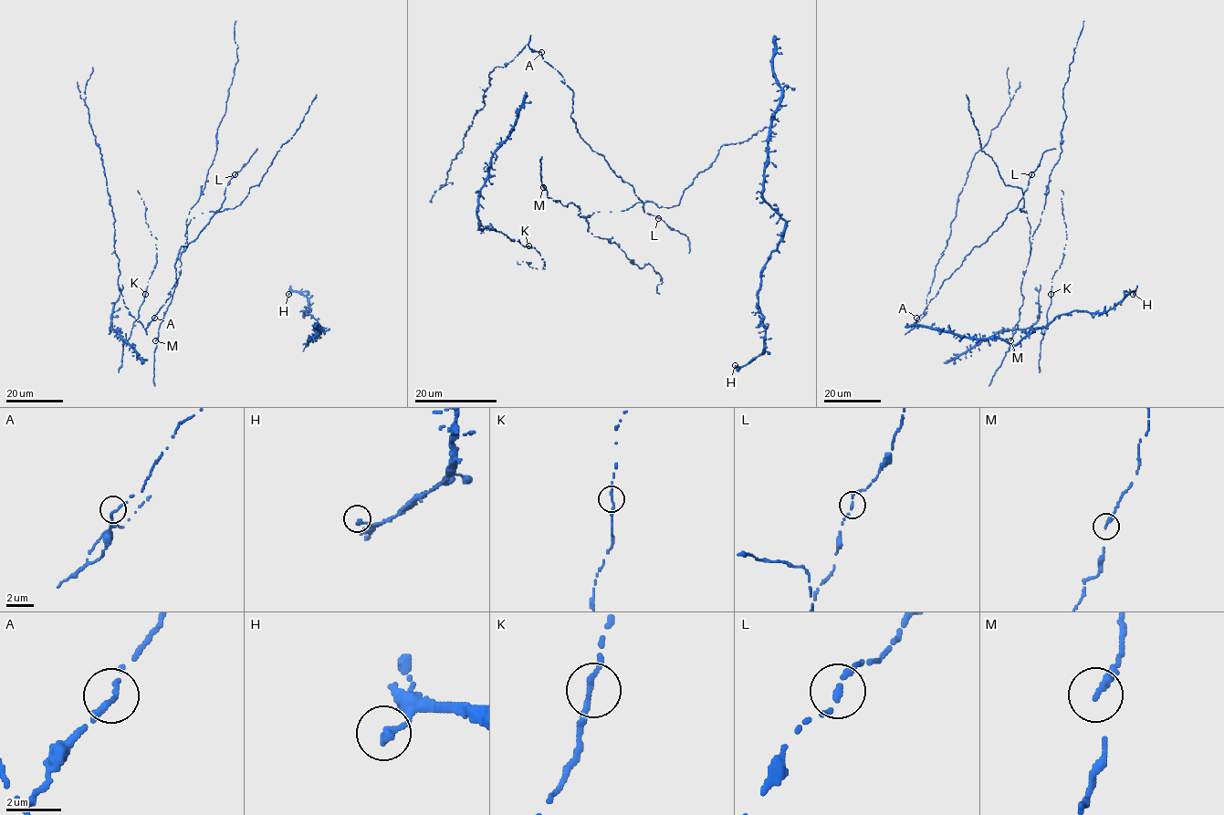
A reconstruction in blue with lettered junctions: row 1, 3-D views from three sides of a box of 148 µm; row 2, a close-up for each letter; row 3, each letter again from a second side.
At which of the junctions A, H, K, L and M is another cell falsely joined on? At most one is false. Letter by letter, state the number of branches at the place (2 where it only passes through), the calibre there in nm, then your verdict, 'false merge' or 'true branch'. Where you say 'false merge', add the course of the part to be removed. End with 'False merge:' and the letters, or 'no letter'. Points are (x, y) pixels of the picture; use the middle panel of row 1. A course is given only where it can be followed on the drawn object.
A: 1 | 280 nm | true branch
H: 1 | 320 nm | true branch
K: 1 | 280 nm | true branch
L: 1 | 260 nm | true branch
M: 1 | 320 nm | true branch
False merge: no letter

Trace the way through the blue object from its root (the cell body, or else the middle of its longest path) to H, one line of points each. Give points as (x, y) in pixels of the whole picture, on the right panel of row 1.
H: (998, 339), (1017, 345), (1033, 329), (1047, 326), (1057, 317), (1073, 310), (1106, 312), (1133, 294)

